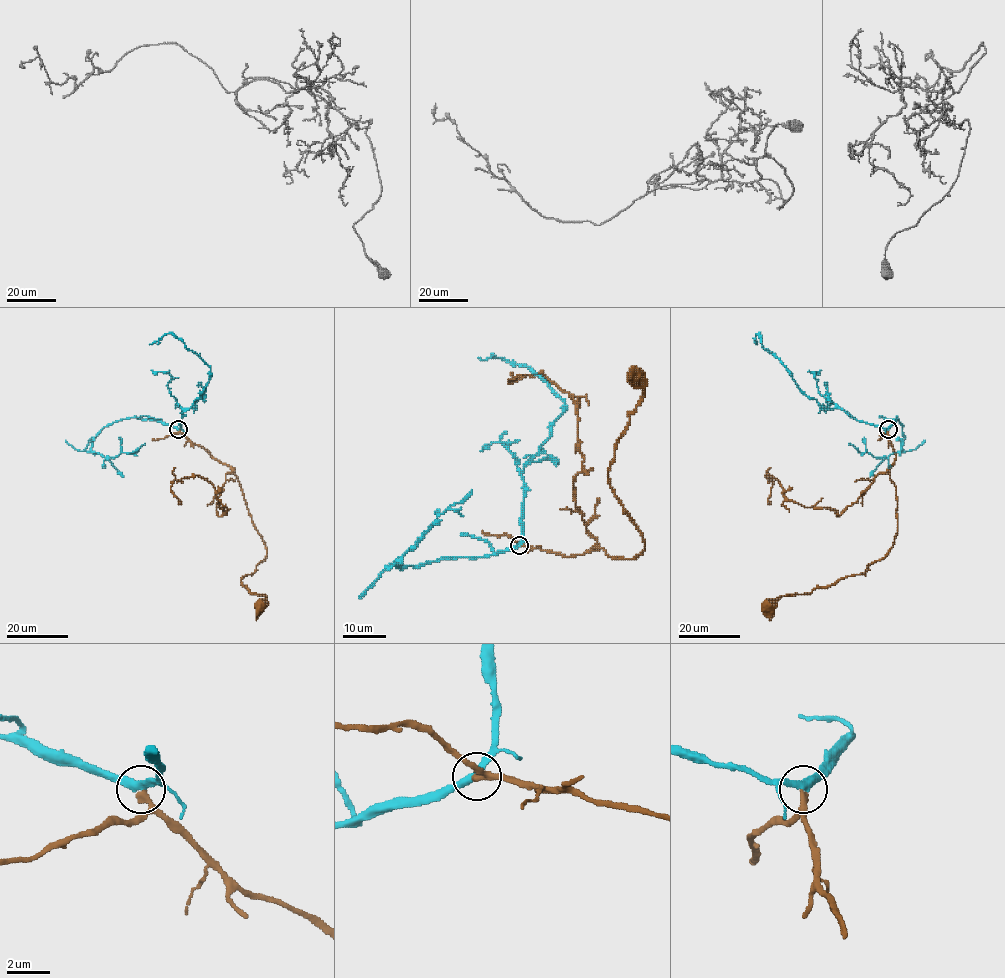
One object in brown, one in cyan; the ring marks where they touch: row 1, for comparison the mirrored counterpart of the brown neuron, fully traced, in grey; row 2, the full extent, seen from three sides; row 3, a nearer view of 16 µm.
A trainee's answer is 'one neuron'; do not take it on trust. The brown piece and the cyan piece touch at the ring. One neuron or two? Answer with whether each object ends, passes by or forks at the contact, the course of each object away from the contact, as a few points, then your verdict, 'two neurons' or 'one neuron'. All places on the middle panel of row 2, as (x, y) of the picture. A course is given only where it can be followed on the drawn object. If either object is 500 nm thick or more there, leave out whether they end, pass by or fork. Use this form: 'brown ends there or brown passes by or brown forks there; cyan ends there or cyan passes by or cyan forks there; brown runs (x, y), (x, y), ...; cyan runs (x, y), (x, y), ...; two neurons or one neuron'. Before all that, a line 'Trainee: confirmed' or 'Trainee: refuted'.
Trainee: confirmed
brown passes by; cyan passes by; brown runs (518, 545), (567, 556), (602, 548), (623, 559), (644, 550), (608, 477), (614, 446), (642, 396), (640, 375); cyan runs (518, 545), (523, 466), (544, 442), (565, 402), (528, 367), (499, 358), (478, 358); one neuron

